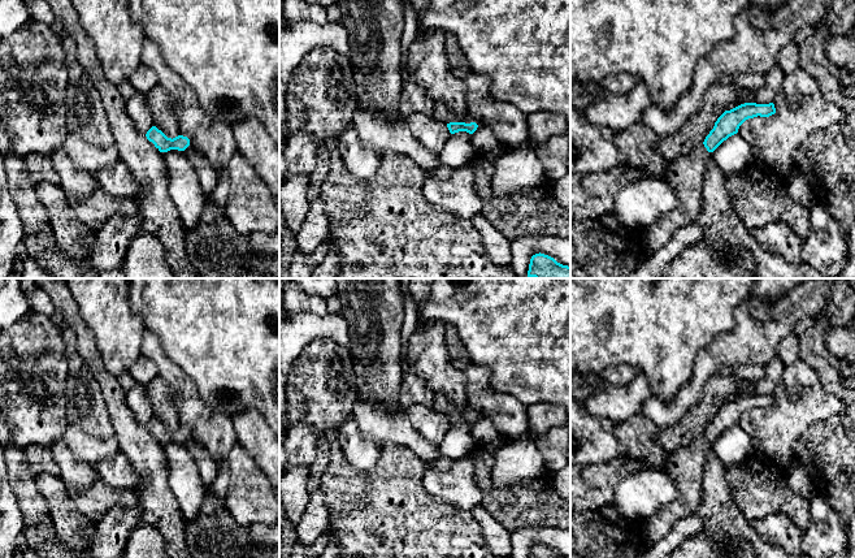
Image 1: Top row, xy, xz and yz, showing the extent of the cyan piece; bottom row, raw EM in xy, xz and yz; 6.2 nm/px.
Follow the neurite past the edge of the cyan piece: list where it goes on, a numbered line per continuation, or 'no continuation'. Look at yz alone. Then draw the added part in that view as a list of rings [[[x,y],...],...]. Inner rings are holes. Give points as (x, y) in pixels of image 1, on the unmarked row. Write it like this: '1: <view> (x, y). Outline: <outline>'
1: yz (686, 466). Outline: [[[700,436],[668,455],[664,470],[676,481],[678,496],[670,505],[642,522],[642,537],[646,545],[652,545],[665,537],[680,518],[696,512],[702,497],[708,446],[704,436]]]

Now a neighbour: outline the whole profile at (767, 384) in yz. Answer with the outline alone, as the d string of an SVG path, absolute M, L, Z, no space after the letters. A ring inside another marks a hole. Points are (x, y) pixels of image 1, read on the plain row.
M774 355L771 359L771 362L765 365L764 376L758 381L752 381L752 388L750 390L735 393L734 395L728 397L726 402L730 402L745 394L756 394L756 395L773 394L776 386L781 381L784 368L785 364L780 359L780 356Z

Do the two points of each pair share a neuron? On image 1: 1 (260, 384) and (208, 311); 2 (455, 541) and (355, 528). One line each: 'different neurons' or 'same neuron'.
1: same neuron
2: same neuron

